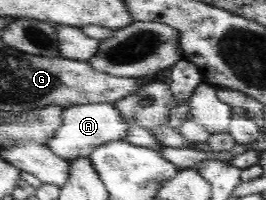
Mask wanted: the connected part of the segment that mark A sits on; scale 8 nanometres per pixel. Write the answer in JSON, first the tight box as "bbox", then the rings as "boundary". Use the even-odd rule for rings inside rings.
{"bbox":[46,103,131,159],"boundary":[[[113,103],[83,104],[75,107],[67,107],[62,112],[62,125],[56,130],[53,138],[46,144],[60,158],[67,159],[77,156],[87,156],[96,151],[105,143],[112,143],[113,140],[123,140],[129,132],[131,125],[125,121],[123,113],[115,109]]]}

